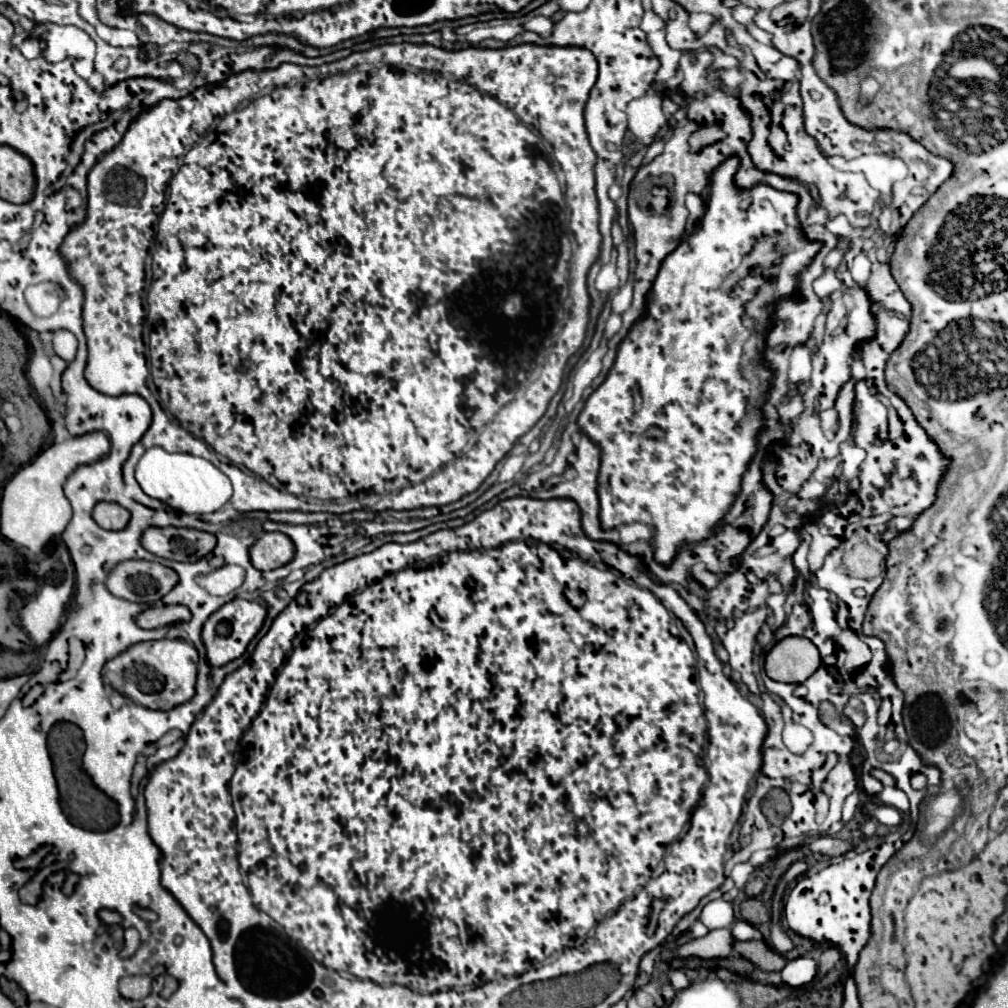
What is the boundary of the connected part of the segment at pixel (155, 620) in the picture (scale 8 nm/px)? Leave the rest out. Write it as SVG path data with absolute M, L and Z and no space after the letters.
M161 605L161 607L149 607L141 611L135 617L135 623L143 629L157 629L157 627L167 627L179 621L191 619L189 609L183 605Z

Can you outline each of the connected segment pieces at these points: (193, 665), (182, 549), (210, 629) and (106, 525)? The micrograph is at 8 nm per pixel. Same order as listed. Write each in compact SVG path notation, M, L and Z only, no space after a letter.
M161 639L161 641L141 641L113 657L103 665L101 677L103 683L111 683L111 687L135 703L169 711L175 705L189 701L195 695L195 677L197 677L197 649L183 639Z
M147 527L141 535L147 551L173 561L197 561L211 553L215 543L215 535L187 527Z
M235 597L229 603L225 603L215 613L211 613L209 619L203 625L203 631L201 631L201 639L203 639L205 649L207 649L207 661L209 661L209 665L211 667L223 667L225 663L241 657L245 653L249 641L261 629L263 621L265 621L265 615L267 615L265 605L261 605L257 601L239 599L239 597Z
M101 501L101 503L97 503L95 509L93 509L93 519L95 519L97 525L103 527L103 529L119 531L119 529L125 527L125 523L129 521L129 511L127 511L125 507L121 507L119 503Z

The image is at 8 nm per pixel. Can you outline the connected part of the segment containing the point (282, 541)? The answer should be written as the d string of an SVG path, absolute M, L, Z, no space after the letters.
M263 533L249 549L255 569L271 571L293 559L293 541L283 533Z

